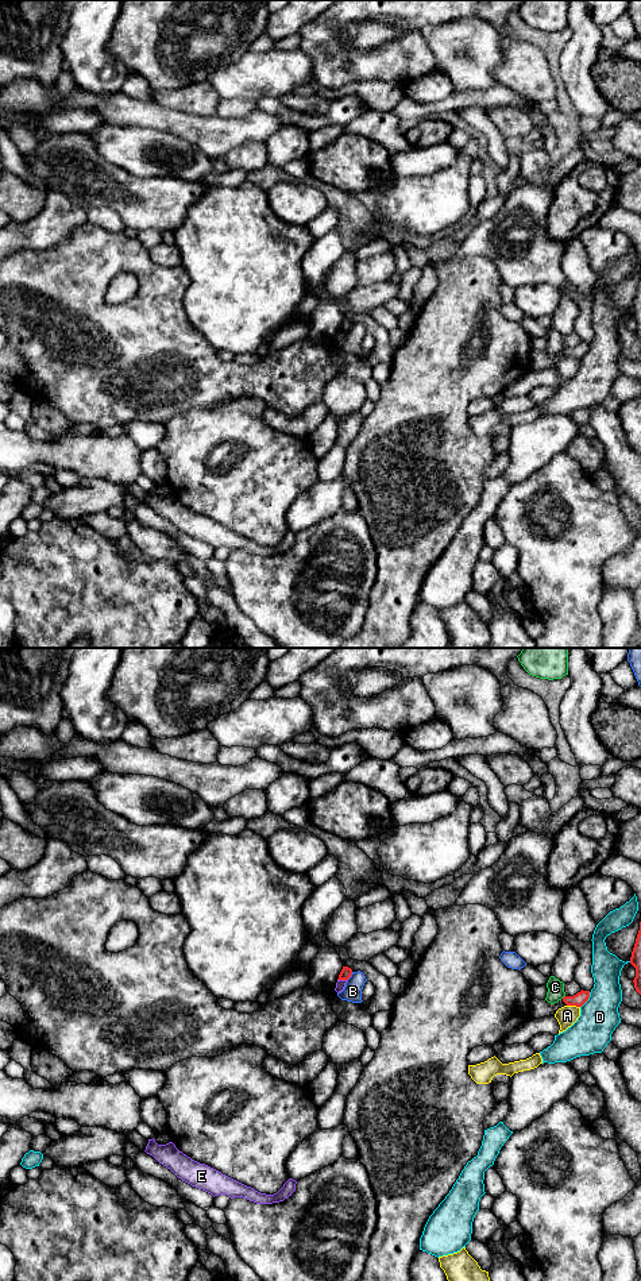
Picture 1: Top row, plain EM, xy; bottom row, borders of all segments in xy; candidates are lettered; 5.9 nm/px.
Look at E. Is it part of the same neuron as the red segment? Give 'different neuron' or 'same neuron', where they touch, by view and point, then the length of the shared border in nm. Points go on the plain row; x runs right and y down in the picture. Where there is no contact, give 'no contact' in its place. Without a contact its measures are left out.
different neuron | xy (342, 331) | 60 nm

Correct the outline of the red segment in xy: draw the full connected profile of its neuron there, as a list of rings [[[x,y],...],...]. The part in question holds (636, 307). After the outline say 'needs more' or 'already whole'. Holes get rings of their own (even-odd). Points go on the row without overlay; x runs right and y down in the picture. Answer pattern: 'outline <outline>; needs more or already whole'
outline [[[641,274],[632,304],[630,316],[636,320],[636,329],[633,332],[636,343],[641,347]]]; already whole

